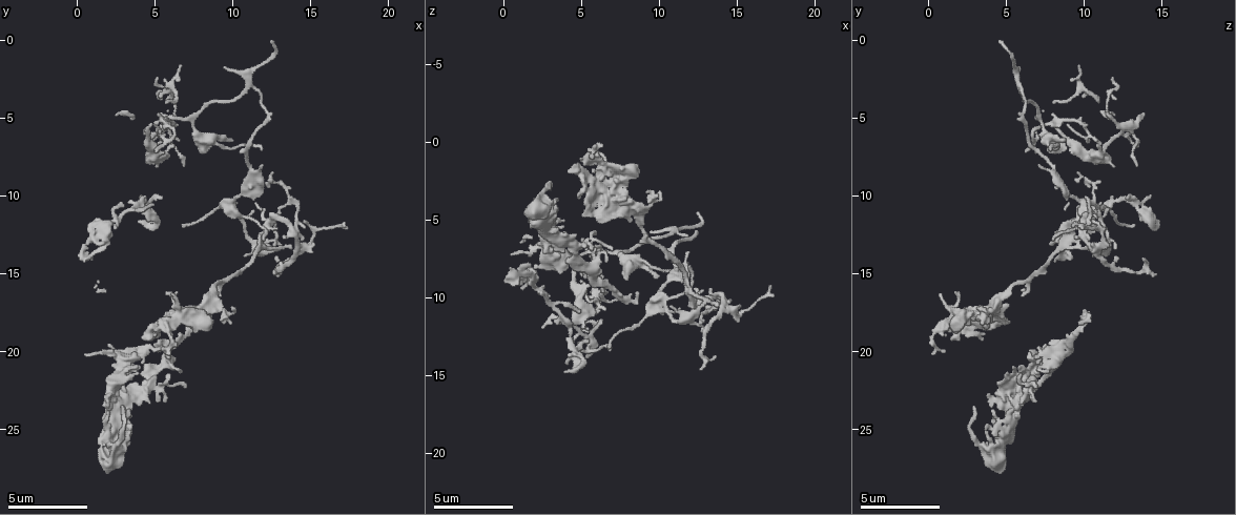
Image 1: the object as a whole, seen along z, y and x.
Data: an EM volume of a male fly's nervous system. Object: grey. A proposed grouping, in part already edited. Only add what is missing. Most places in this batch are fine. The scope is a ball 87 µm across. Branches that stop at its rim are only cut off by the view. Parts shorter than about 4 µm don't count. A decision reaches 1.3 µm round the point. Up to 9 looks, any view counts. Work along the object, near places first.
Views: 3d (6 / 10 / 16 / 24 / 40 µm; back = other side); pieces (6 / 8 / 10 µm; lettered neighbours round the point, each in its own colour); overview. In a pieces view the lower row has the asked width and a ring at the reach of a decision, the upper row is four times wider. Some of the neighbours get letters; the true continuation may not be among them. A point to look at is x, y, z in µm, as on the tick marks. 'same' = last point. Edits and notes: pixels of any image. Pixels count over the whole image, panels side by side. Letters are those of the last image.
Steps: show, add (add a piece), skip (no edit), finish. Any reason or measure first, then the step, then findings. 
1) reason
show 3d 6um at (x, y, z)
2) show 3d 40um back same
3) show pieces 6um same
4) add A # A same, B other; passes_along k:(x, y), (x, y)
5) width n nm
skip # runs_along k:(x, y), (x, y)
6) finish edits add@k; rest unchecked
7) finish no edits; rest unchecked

branch stops here
show 3d 6um at (8.6, 18.0, 9.8)

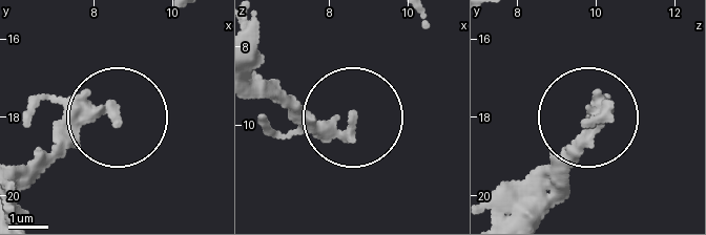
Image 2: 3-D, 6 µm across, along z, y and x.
show pieces 10um at (8.55, 18.15, 9.80)

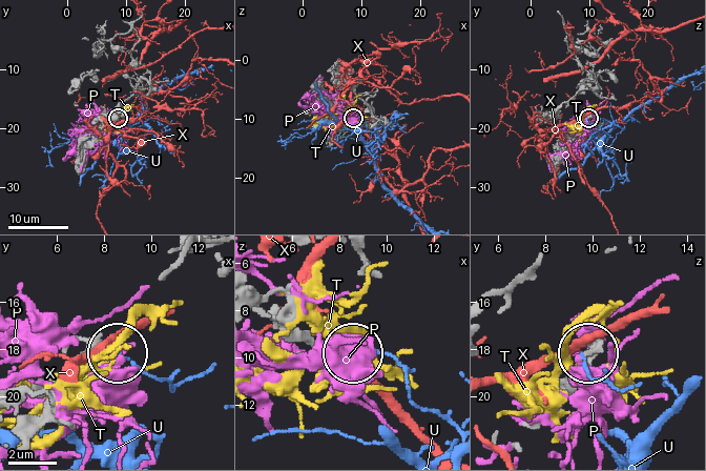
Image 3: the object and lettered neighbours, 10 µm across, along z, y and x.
width 260 nm
skip # P other, T other, U other, X other; none of them fits

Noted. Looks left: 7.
free end
show 3d 6um at (6.6, 8.0, 13.2)

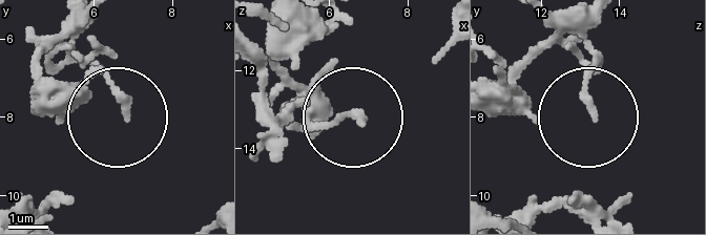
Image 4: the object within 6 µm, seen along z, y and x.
show pieces 8um at (6.75, 7.85, 13.30)

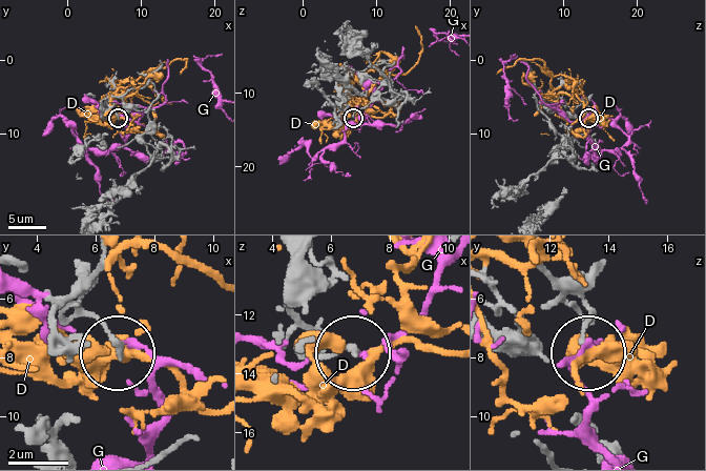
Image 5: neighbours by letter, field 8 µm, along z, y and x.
skip # D other, G other; runs_along 5:(53, 322), (58, 306), (81, 309), (116, 349); no lettered piece goes on from it

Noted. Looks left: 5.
branch stops here
show pieces 6um at (12.4, 8.8, 9.8)

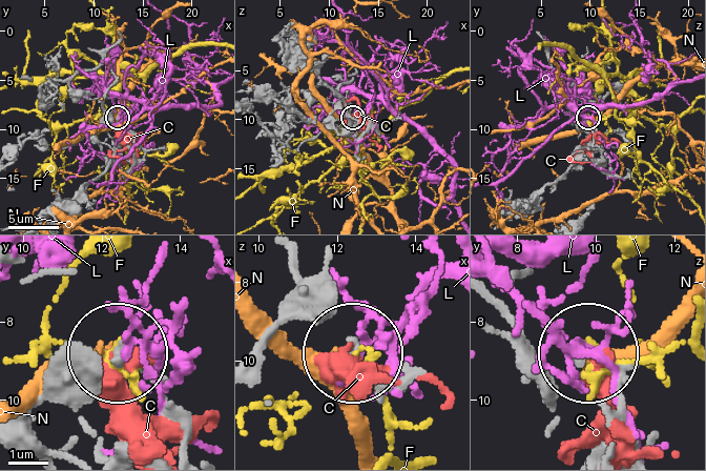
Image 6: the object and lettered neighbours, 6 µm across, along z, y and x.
skip # C other, F other, L other, N other; no lettered piece goes on from it

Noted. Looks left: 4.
branch stops here
show pieces 8um at (9.6, 18.0, 3.4)

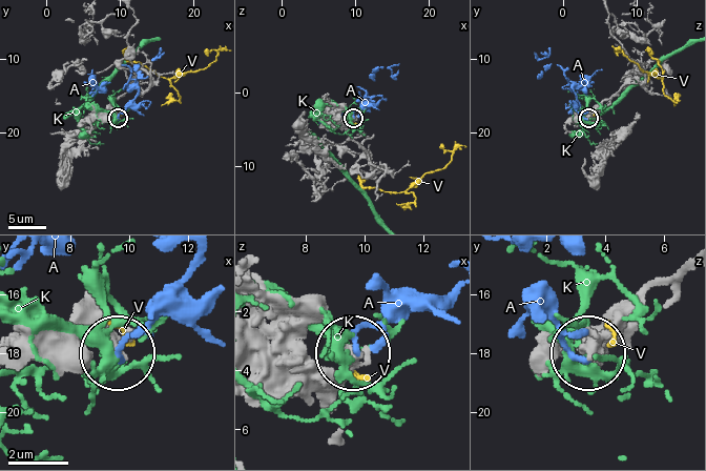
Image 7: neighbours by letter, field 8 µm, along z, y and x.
skip # A other, K other, V other; no lettered piece goes on from it

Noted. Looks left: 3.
finish no edits; rest unchecked

